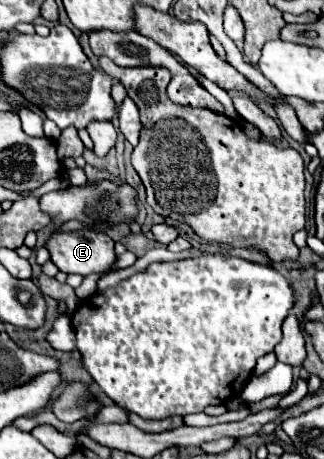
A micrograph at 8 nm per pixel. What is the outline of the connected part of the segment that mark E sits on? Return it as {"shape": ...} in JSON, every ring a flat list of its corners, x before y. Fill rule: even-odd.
{"shape":[[90,229,58,233,54,231,46,241,56,267,64,273,92,275,106,273,116,263,114,241,104,233,94,233]]}

